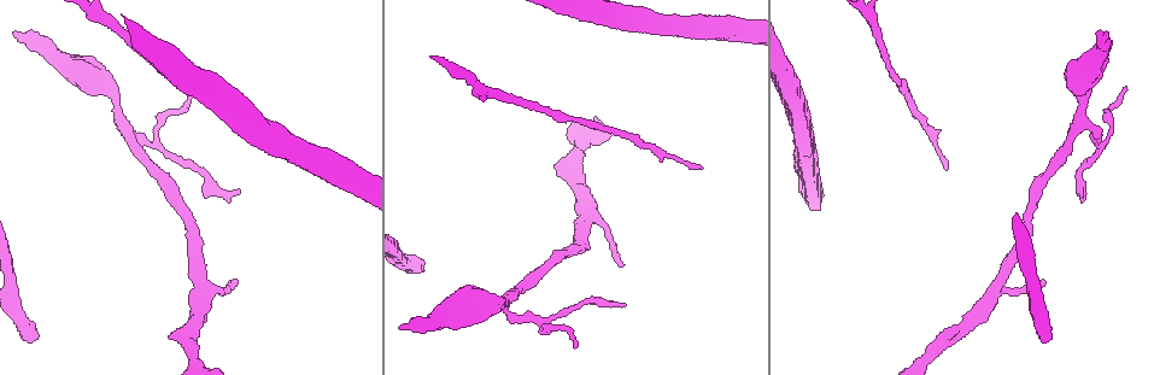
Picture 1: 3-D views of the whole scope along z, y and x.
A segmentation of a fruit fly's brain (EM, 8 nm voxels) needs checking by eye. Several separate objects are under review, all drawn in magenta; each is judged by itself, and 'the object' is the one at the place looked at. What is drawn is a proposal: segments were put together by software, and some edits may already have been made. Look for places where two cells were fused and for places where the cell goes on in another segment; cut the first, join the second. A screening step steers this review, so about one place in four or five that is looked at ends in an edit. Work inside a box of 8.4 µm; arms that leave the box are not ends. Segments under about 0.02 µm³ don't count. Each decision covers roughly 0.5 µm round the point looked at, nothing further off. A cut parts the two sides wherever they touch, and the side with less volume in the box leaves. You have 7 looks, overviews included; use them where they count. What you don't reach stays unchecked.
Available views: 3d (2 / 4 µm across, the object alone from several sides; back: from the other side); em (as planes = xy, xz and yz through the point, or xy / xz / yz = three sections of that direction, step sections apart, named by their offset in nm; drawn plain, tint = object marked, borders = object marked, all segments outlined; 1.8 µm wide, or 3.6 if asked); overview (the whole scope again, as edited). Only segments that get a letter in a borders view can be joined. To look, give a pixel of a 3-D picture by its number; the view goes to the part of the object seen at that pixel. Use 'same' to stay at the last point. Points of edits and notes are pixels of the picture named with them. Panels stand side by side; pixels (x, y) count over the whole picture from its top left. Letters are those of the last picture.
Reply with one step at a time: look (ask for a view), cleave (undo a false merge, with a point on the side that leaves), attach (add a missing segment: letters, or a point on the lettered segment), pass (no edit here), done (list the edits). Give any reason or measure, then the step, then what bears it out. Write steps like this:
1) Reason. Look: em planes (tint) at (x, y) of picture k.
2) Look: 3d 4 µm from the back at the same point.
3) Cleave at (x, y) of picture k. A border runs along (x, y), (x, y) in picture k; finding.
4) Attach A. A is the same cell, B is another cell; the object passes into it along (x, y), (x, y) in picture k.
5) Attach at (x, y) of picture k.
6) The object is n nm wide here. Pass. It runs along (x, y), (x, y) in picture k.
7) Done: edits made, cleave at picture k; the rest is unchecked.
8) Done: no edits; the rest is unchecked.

An open end. Look: em planes (tint) at (36, 334) of picture 1.

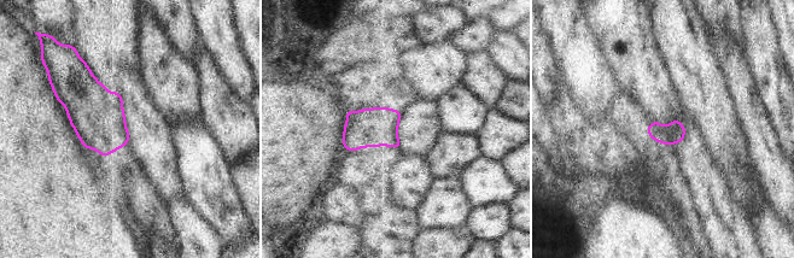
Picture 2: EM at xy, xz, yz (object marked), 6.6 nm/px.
See the neighbours. Look: em planes (borders) at the same point.

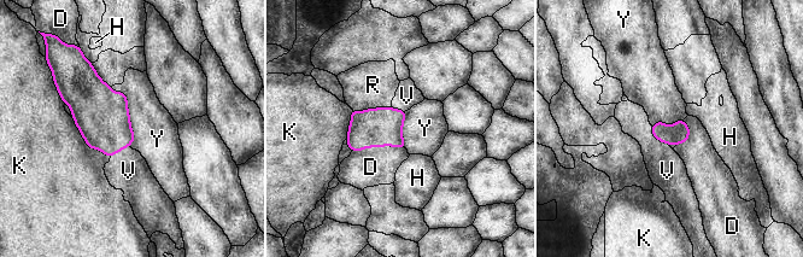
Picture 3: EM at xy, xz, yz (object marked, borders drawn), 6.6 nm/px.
Attach at (667, 170) of picture 3. V is the same cell, D, H, K, R and Y are other cells; the object passes into it along (678, 133), (656, 138), (667, 170) in picture 3; it goes on there.

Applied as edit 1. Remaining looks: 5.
Look: overview.

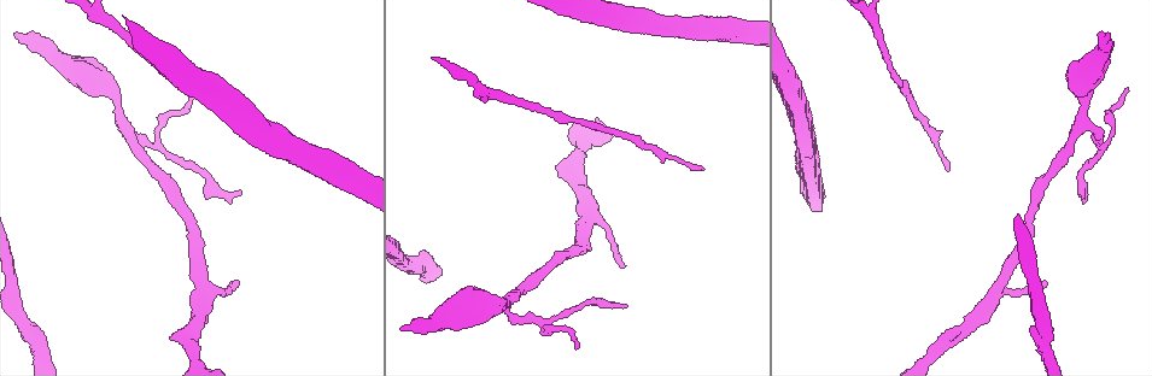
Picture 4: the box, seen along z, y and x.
Tapers out. Look: em xz step 8 (tint) at (236, 285) of picture 4.

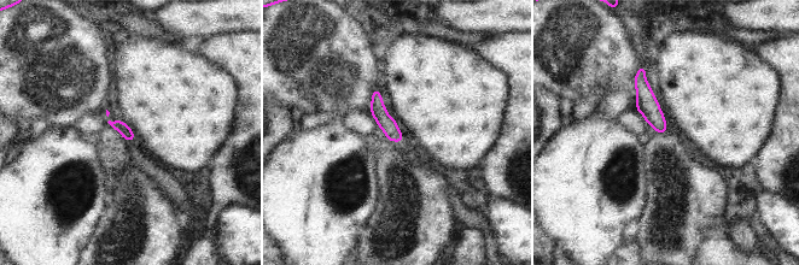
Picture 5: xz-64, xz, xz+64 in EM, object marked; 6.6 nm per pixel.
Cut it another way. Look: em planes (borders) at the same point.

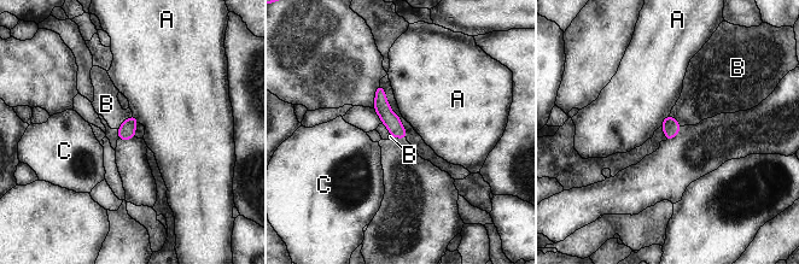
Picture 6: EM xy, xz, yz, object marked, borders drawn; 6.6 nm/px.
The object is 110 nm wide here. Pass. A, B and C are other cells; none of them fits.

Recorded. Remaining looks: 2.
Two arms in line, one across. Look: em planes (borders) at (511, 300) of picture 4.

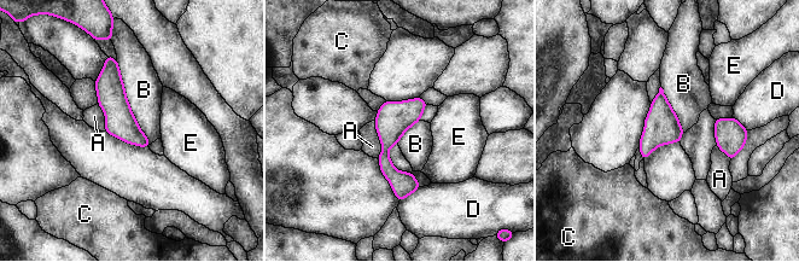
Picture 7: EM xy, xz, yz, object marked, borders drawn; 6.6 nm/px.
The object is 200 nm wide here. Pass. A, B, C, D and E are other cells; it runs along (419, 100), (385, 147), (401, 197) in picture 7; one cell here.

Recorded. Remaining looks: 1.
Done: edits made, attach at picture 3; the rest is unchecked.

